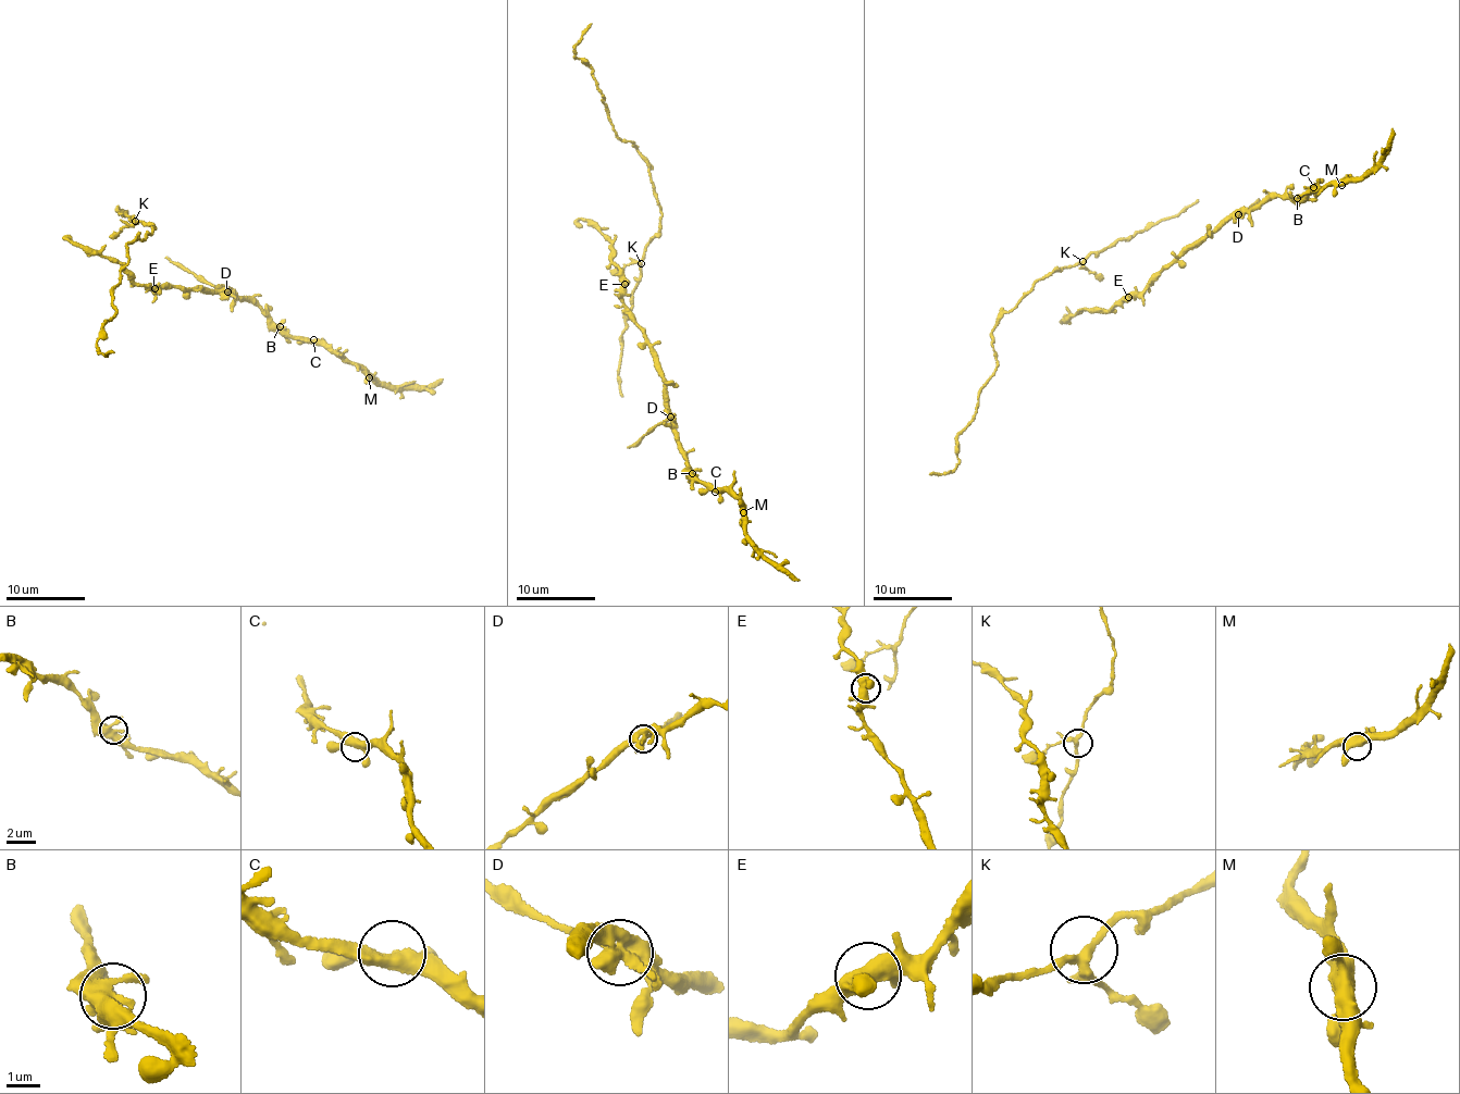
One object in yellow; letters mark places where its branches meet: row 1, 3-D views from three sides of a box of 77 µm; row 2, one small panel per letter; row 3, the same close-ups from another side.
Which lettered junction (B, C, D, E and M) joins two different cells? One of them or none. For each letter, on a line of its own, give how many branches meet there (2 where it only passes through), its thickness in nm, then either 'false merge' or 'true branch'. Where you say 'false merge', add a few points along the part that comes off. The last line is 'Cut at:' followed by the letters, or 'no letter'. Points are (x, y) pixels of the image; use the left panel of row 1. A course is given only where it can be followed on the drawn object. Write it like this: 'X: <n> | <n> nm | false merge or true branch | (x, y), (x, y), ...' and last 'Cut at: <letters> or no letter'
B: 4 | 440 nm | true branch
C: 4 | 400 nm | true branch
D: 4 | 440 nm | false merge
E: 4 | 440 nm | true branch
M: 4 | 440 nm | true branch
Cut at: D

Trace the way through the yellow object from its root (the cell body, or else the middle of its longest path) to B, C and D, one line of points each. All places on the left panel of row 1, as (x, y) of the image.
B: (150, 289), (155, 291), (165, 286), (188, 291), (200, 289), (212, 295), (221, 288), (257, 306), (280, 326)
C: (150, 289), (200, 289), (212, 295), (221, 288), (257, 306), (291, 335), (313, 339)
D: (150, 289), (155, 291), (165, 286), (188, 291), (200, 289), (212, 295), (221, 288), (227, 293)

